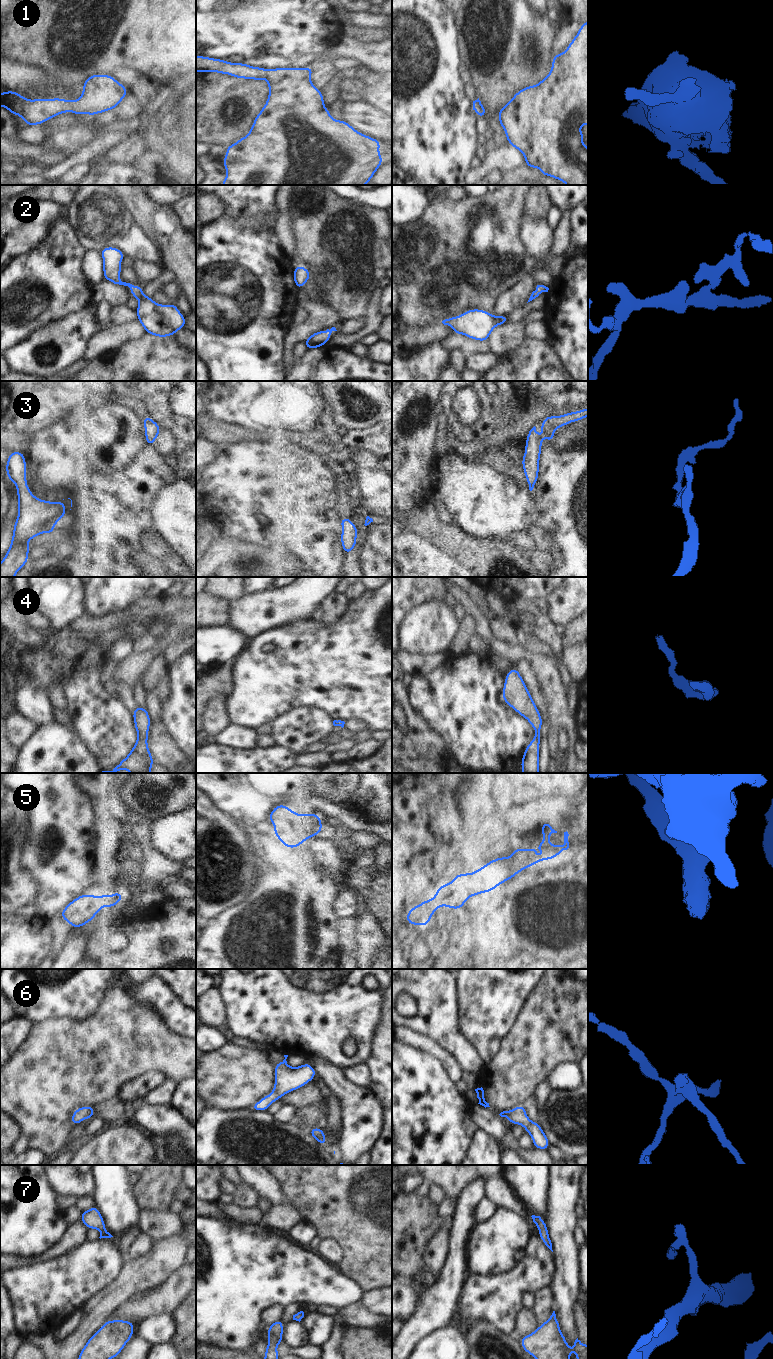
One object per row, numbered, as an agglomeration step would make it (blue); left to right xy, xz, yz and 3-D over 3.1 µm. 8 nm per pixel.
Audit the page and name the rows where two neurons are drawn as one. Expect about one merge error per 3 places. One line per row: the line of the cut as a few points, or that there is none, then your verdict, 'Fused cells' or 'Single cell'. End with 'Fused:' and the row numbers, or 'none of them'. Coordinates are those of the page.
1: No split. Single cell
2: No split. Single cell
3: No split. Single cell
4: No split. Single cell
5: No split. Single cell
6: No split. Single cell
7: No split. Single cell
Fused: none of them

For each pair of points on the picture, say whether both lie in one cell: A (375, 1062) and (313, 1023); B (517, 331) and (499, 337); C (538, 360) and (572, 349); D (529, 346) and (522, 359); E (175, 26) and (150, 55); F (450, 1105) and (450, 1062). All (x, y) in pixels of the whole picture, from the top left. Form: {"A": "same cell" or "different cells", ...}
{"A": "different cells", "B": "same cell", "C": "different cells", "D": "same cell", "E": "same cell", "F": "different cells"}

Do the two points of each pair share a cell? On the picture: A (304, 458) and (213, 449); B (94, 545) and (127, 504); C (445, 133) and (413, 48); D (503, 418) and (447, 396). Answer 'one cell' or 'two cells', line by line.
A: two cells
B: one cell
C: one cell
D: two cells

